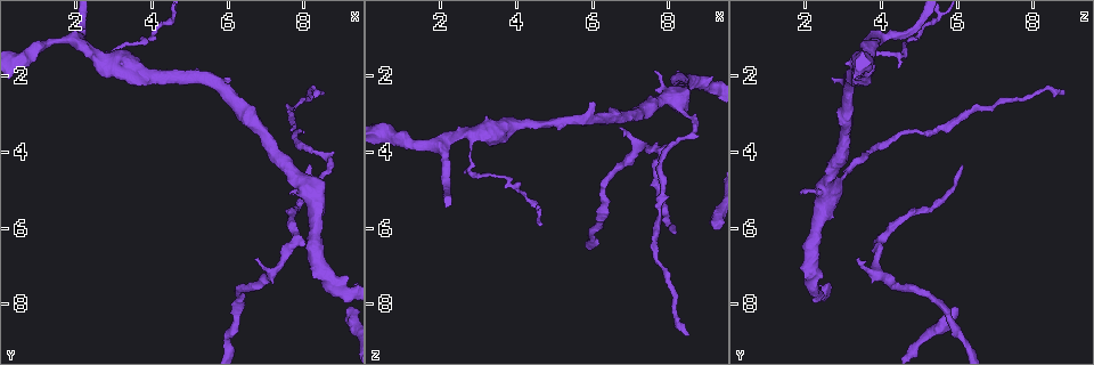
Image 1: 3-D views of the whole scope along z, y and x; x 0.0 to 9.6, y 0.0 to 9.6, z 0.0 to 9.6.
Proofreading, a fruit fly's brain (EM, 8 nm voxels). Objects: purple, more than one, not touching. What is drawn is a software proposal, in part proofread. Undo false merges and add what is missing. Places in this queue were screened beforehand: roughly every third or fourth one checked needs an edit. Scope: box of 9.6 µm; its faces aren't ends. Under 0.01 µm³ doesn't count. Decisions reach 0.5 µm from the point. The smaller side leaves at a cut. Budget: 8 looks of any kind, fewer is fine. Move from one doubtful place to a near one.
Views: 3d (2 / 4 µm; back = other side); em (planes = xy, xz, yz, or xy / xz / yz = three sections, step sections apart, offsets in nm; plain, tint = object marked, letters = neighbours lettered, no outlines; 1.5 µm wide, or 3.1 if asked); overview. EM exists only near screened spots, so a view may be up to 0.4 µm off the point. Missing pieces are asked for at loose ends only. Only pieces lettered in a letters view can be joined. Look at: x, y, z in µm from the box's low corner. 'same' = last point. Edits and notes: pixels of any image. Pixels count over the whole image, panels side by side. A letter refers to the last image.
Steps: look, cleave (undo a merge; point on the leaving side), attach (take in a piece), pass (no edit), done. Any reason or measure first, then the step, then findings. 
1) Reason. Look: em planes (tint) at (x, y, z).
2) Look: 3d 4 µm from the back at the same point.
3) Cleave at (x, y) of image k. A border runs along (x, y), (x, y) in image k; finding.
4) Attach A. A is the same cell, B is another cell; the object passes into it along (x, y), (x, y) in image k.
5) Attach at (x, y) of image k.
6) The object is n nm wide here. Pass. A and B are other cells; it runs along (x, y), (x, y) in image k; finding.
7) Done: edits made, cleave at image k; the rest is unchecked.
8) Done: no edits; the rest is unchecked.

Abrupt turn. Look: 3d 2 µm at (2.85, 1.45, 4.55).

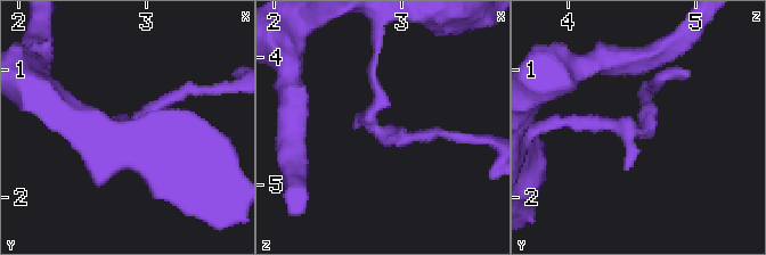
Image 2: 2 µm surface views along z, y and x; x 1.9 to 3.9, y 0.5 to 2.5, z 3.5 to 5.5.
Need the tissue. Look: em planes (letters) at (2.86, 1.48, 4.54).

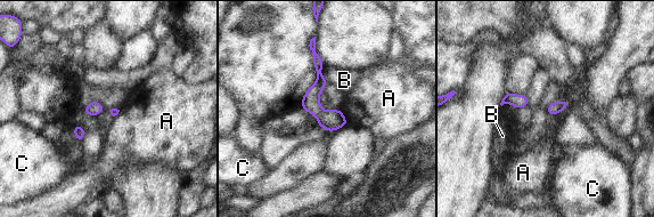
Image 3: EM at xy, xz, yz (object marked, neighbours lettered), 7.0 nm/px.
The longest contact is with B, 140 nm. Pass. A, B and C are other cells; it runs along (312, 43), (319, 73), (315, 107), (332, 128) in image 3; one neuron here.

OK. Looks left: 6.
Branch stops here. Look: em planes (letters) at (6.05, 2.05, 2.75).

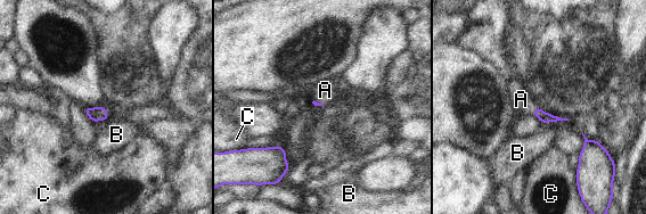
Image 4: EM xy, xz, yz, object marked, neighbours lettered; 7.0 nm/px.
Attach at (521, 99) of image 4. A is the same cell, B and C are other cells; the object passes into it along (544, 117), (534, 109), (521, 99) in image 4; it goes on there.

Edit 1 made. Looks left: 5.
Look: overview.

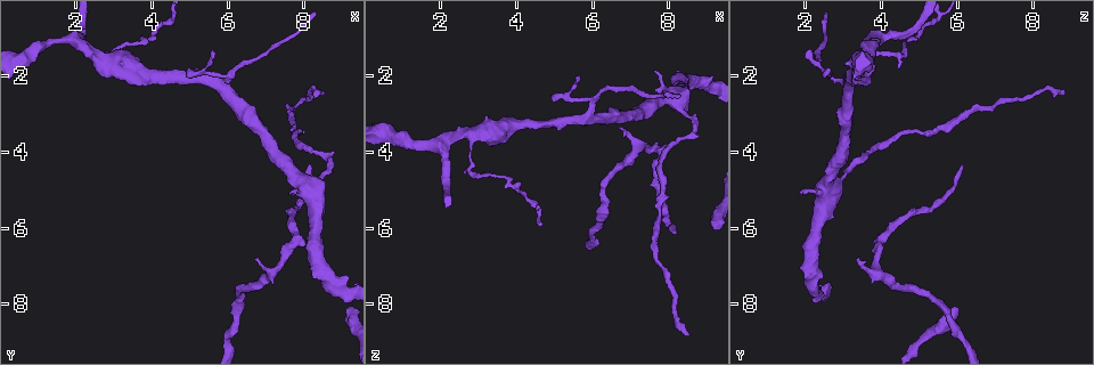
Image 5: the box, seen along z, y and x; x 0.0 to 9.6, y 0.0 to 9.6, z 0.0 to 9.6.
End of a long branch. Look: 3d 2 µm at (8.20, 4.30, 6.20).

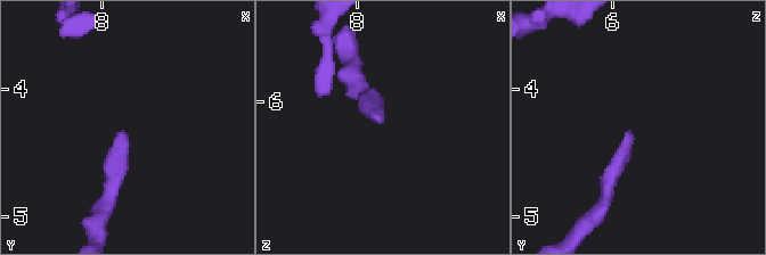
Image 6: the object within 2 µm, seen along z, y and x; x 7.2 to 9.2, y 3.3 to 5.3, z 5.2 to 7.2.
Look: em planes (letters) at (8.18, 4.34, 6.18).

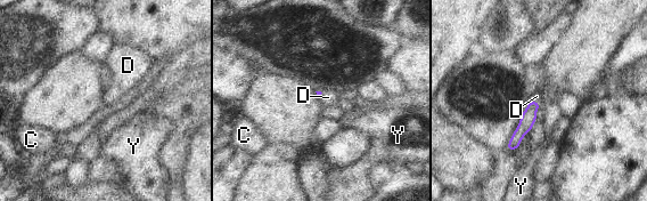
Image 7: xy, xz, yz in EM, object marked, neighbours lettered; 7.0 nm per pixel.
The longest contact is with D, 70 nm. Attach at (537, 96) of image 7. D is the same cell, C and Y are other cells; the object passes into it along (529, 118), (534, 101), (537, 96) in image 7; it goes on there.

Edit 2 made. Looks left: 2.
Done: edits made, attach at image 4, attach at image 7; the rest is unchecked.

